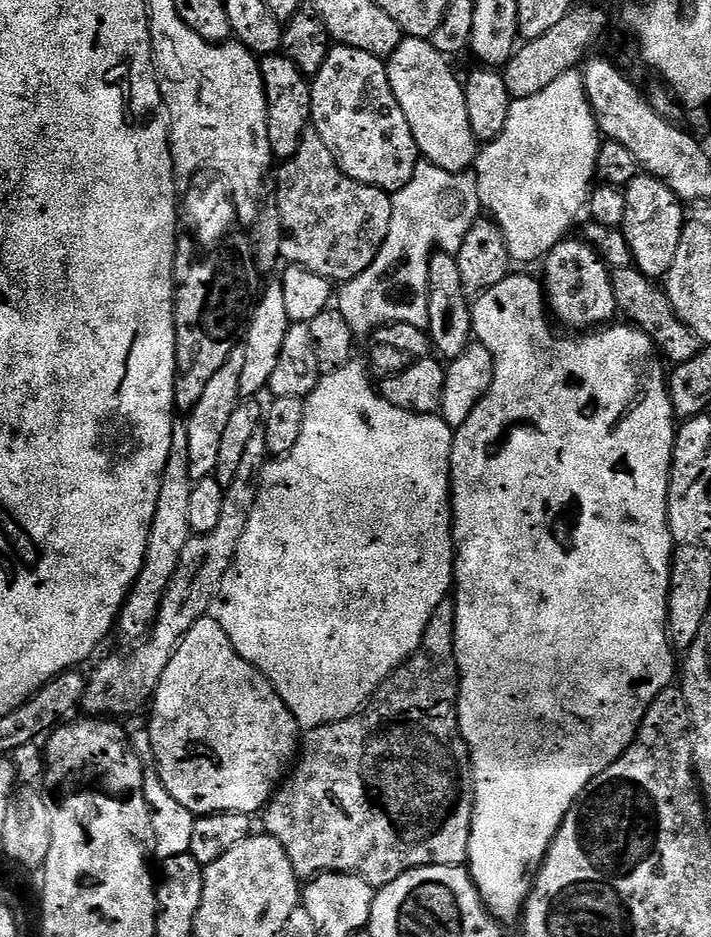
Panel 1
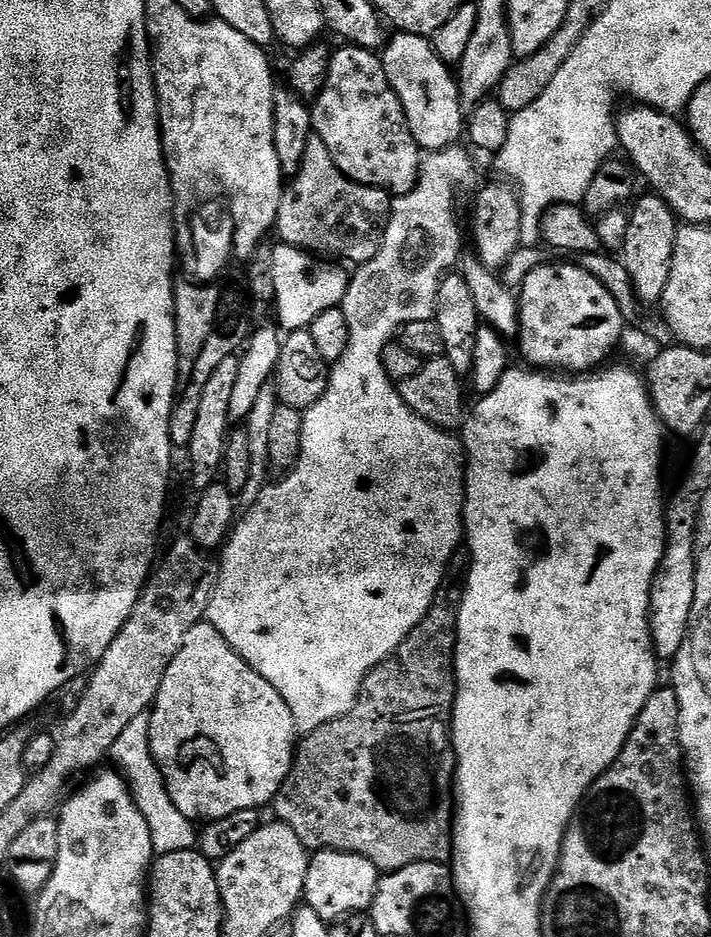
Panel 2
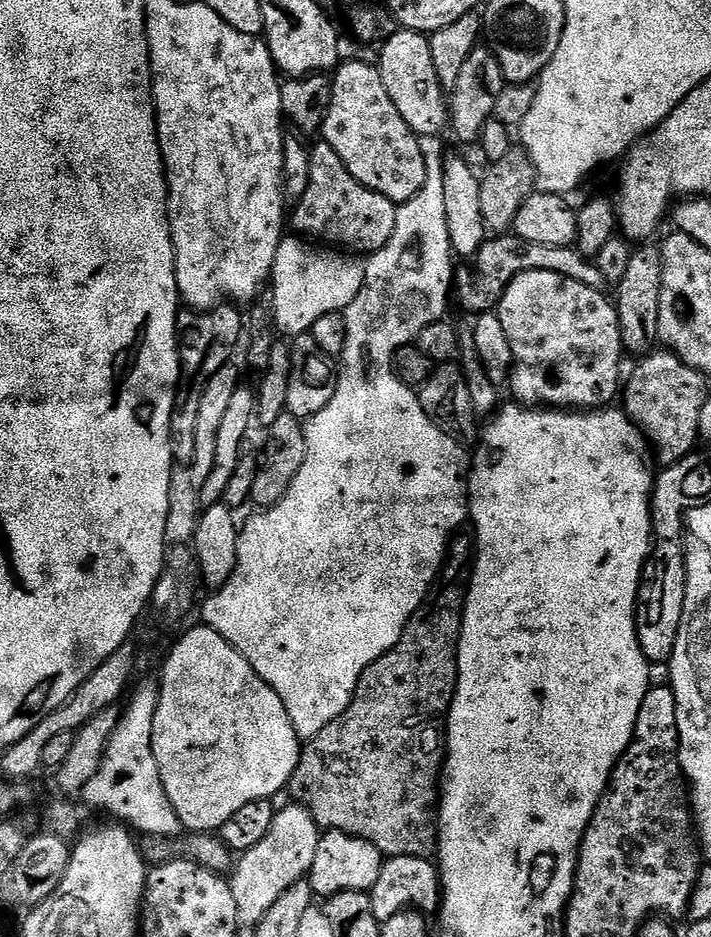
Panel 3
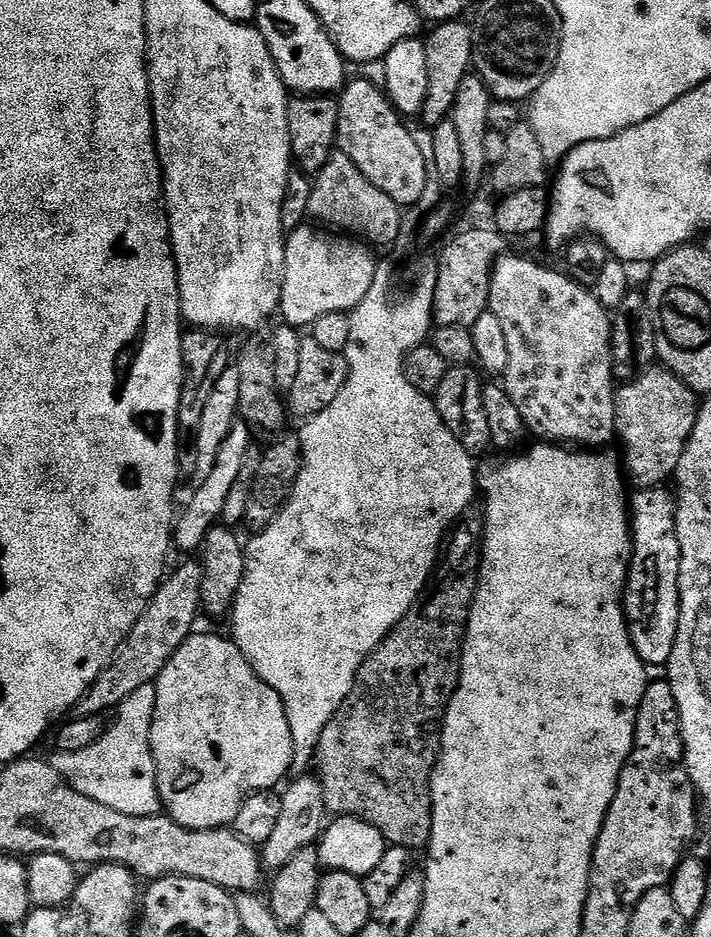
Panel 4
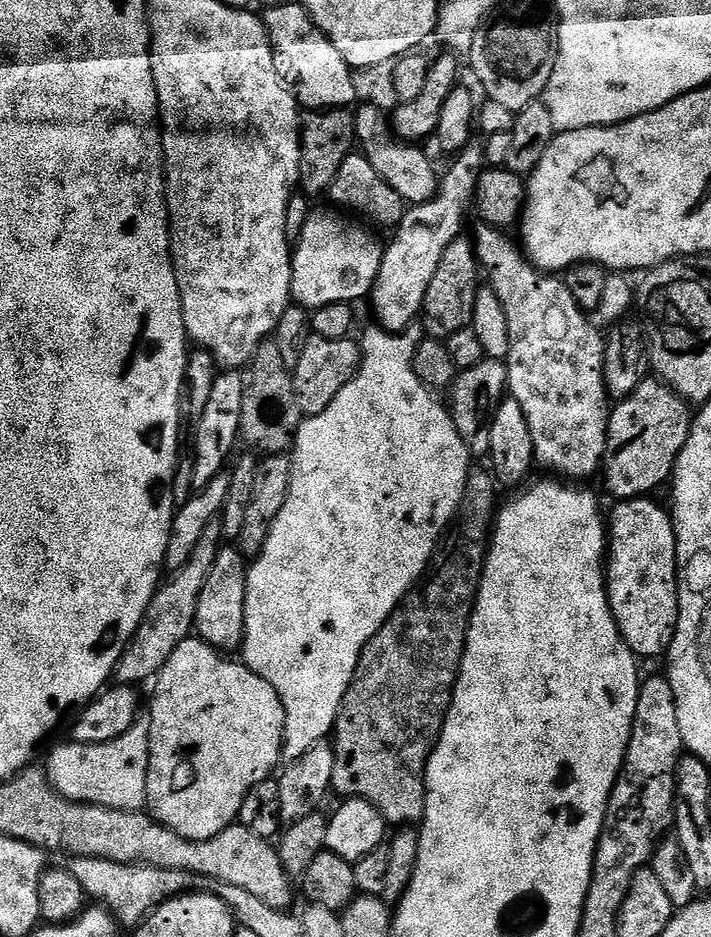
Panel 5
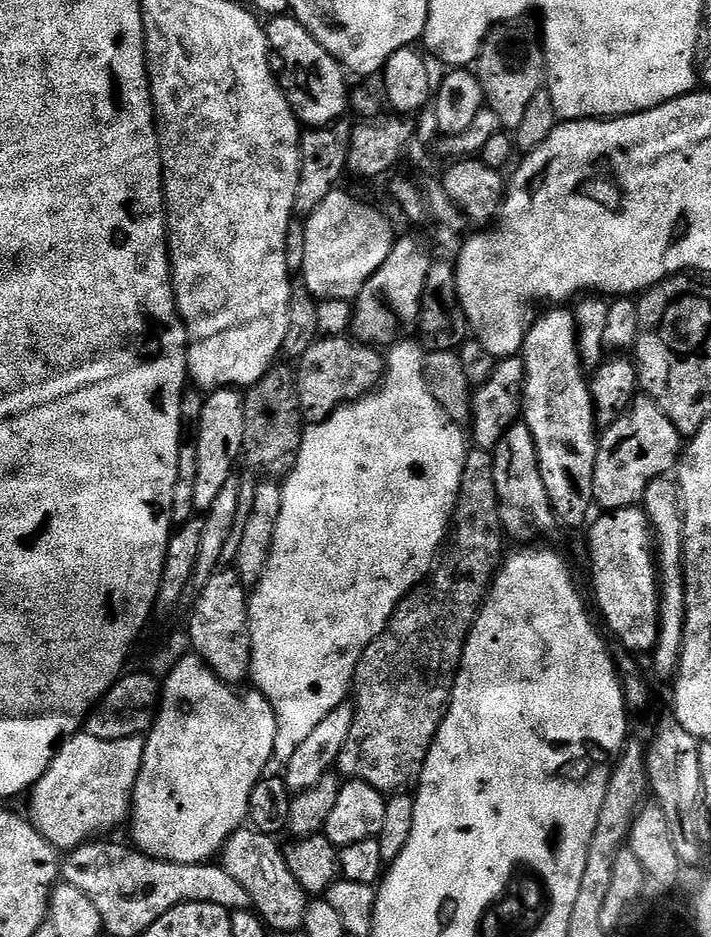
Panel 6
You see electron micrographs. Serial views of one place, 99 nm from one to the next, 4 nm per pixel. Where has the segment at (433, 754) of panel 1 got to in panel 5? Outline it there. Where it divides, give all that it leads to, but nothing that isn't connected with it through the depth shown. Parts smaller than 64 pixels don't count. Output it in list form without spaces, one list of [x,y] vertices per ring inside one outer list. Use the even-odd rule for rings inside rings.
[[[469,471],[464,497],[460,499],[454,523],[445,531],[432,555],[426,575],[393,610],[392,617],[381,626],[378,634],[370,638],[366,650],[362,650],[362,658],[336,715],[336,727],[330,737],[334,750],[331,791],[335,795],[337,792],[340,798],[370,802],[392,826],[416,826],[424,818],[426,766],[444,729],[448,707],[452,704],[452,690],[460,677],[472,608],[476,605],[484,559],[488,556],[490,533],[498,511],[498,484],[489,473],[488,476],[484,472]]]

